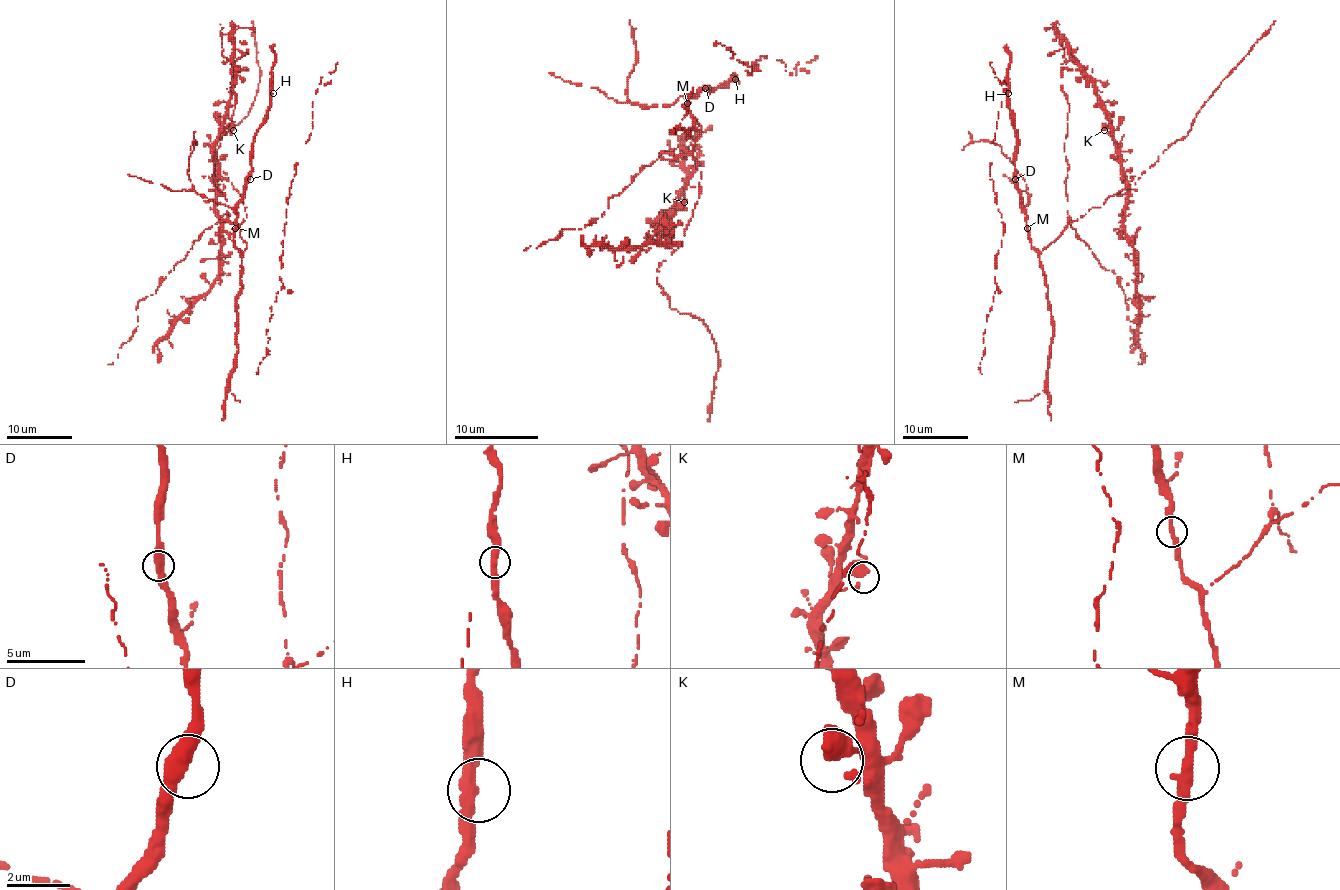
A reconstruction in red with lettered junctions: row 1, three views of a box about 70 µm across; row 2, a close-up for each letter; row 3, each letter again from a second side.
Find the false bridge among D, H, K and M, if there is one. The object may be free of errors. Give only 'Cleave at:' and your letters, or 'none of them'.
Cleave at: none of them

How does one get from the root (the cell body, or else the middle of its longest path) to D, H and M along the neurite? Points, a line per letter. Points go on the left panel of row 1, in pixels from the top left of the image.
D: (243, 204), (246, 217), (240, 235), (246, 249), (241, 252), (233, 230), (250, 179)
H: (243, 204), (241, 252), (233, 239), (237, 207), (273, 93)
M: (243, 204), (246, 214), (240, 224), (240, 235), (246, 244), (243, 252), (235, 245), (235, 227)

